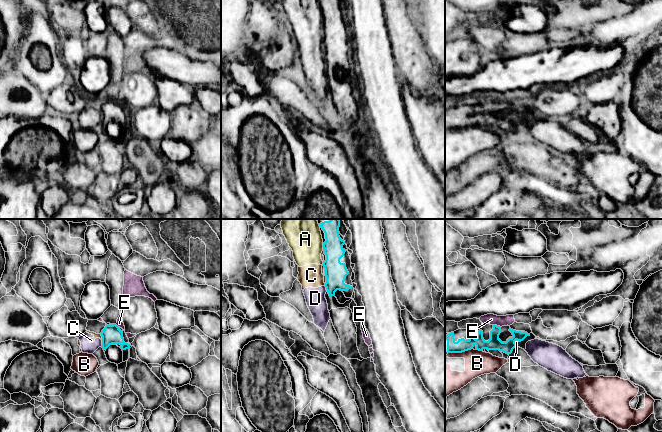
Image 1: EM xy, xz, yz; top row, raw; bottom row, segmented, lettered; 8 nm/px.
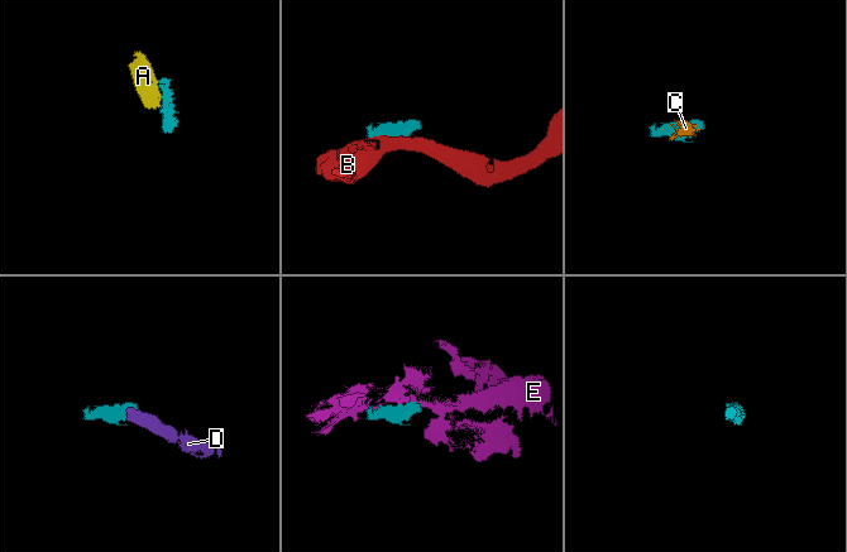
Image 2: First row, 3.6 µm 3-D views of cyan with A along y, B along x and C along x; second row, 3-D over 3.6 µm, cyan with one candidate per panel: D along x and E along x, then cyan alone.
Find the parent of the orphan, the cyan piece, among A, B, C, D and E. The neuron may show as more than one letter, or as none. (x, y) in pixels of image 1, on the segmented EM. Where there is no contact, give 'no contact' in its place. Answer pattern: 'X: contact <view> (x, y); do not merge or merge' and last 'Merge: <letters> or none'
A: contact xz (323, 245); do not merge
B: contact yz (459, 352); do not merge
C: contact xy (102, 337); do not merge
D: contact xy (102, 343); do not merge
E: contact yz (496, 325); do not merge
Merge: none

